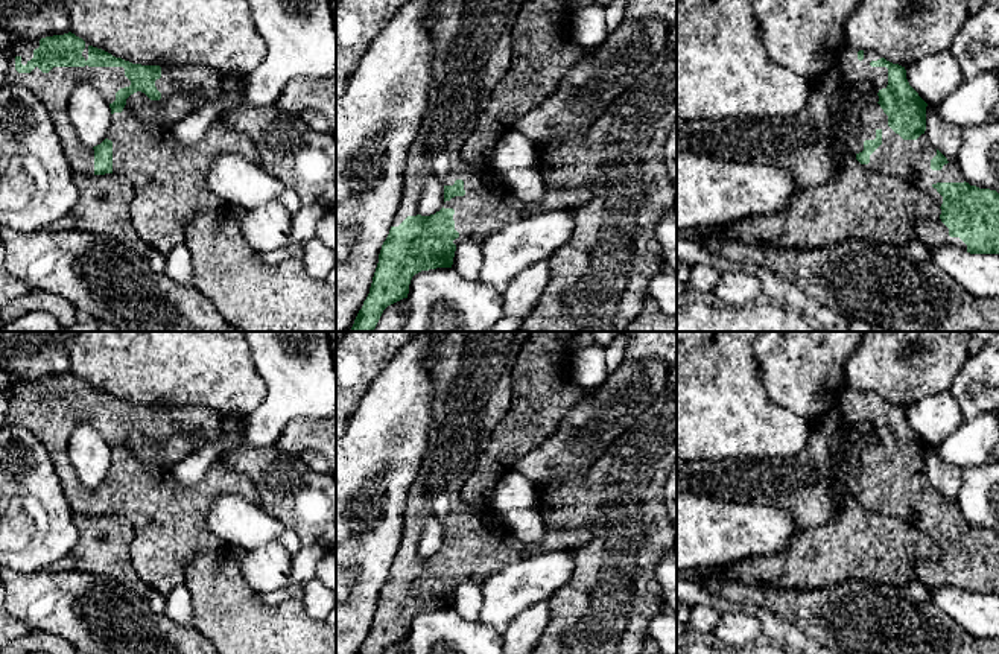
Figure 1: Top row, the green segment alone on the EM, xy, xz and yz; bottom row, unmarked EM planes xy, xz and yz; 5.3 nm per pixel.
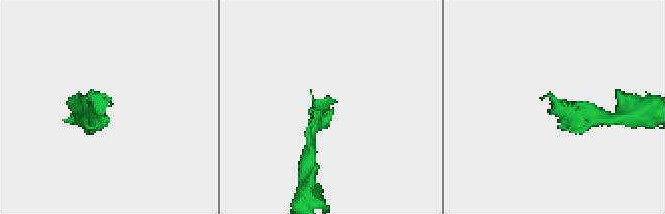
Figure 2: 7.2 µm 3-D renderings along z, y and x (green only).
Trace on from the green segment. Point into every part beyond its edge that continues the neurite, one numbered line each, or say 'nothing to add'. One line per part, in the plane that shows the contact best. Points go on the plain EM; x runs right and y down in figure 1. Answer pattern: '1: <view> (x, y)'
1: xy (53, 429)

